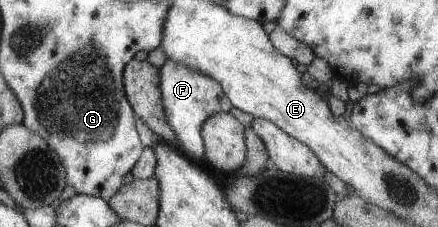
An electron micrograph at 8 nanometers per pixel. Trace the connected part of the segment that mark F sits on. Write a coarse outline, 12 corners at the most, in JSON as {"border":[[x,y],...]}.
{"border":[[166,61],[161,101],[174,146],[205,155],[203,123],[231,113],[221,85],[197,69]]}

